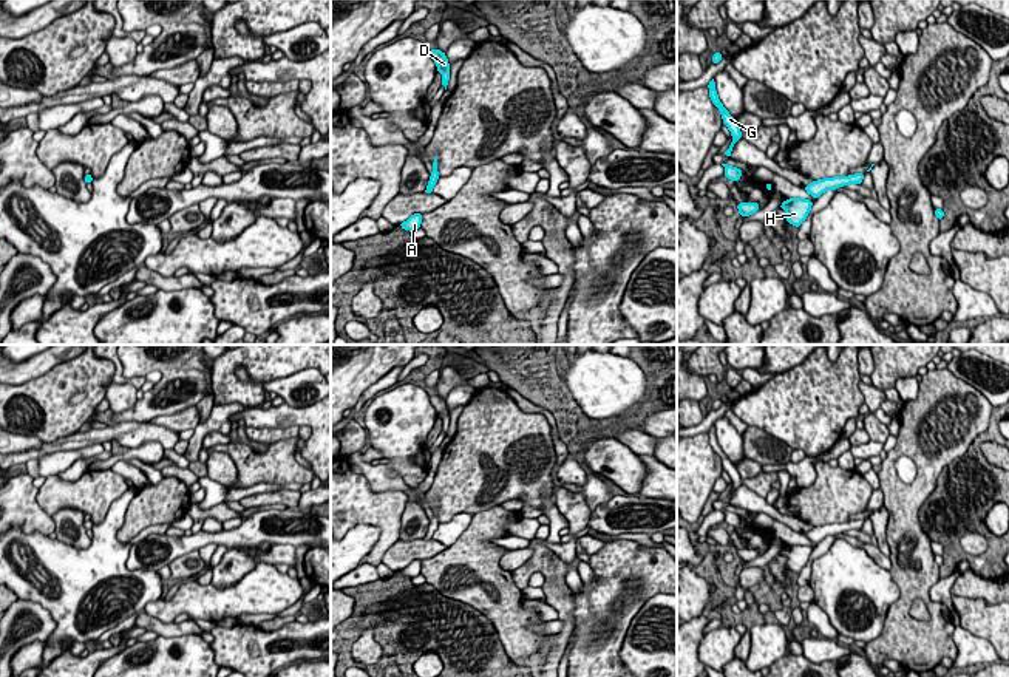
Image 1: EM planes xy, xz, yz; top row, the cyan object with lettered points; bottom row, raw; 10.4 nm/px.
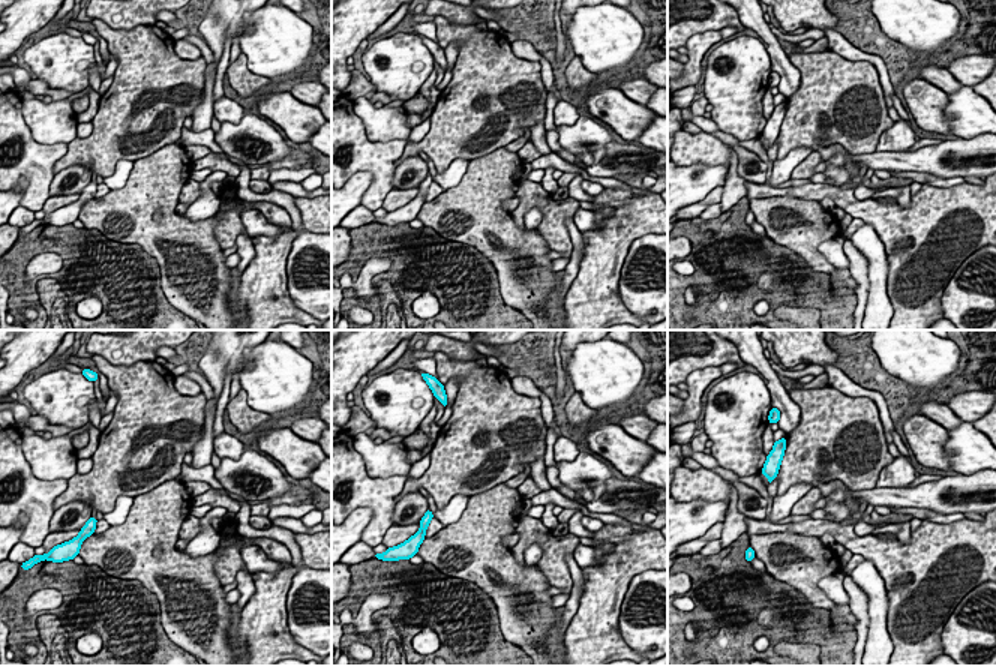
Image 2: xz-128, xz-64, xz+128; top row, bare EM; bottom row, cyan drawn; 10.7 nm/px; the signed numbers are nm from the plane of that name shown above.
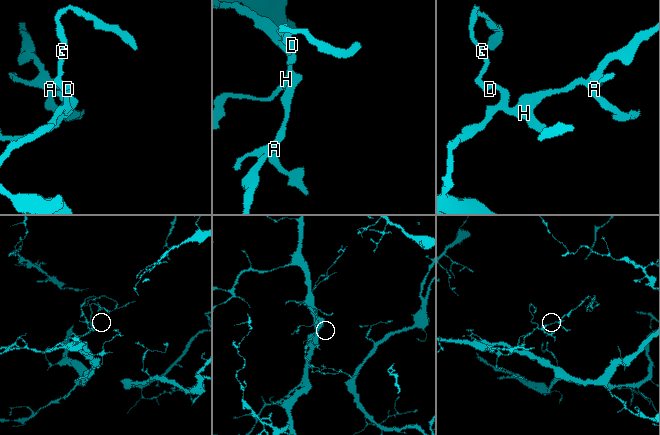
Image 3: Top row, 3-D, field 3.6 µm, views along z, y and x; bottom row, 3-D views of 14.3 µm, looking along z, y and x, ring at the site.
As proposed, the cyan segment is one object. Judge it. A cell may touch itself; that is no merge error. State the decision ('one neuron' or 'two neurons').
one neuron

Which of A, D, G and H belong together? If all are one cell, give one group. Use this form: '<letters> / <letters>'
A D G H

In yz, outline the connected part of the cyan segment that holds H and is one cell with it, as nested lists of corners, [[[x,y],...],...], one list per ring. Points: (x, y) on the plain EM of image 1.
[[[790,544],[780,550],[780,555],[786,558],[786,567],[796,573],[807,566],[813,547],[803,544]]]

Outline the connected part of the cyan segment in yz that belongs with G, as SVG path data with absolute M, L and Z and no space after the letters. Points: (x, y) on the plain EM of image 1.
M714 425L709 428L708 434L709 434L709 444L711 444L712 450L720 456L723 470L729 475L729 478L732 481L732 488L731 488L729 495L725 498L725 502L731 504L732 493L742 484L742 478L740 478L737 467L722 451L719 442L717 442L717 437L715 437Z

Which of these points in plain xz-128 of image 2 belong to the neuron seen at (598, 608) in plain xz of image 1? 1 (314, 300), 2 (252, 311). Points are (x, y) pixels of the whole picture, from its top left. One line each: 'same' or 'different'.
1: different
2: same

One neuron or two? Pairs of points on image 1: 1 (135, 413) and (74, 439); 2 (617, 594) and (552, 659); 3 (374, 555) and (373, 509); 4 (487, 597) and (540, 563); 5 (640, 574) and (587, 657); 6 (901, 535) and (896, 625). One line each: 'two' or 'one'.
1: two
2: two
3: one
4: two
5: one
6: one

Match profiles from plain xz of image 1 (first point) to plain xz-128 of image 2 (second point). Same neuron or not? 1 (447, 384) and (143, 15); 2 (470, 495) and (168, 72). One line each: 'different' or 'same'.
1: different
2: same

